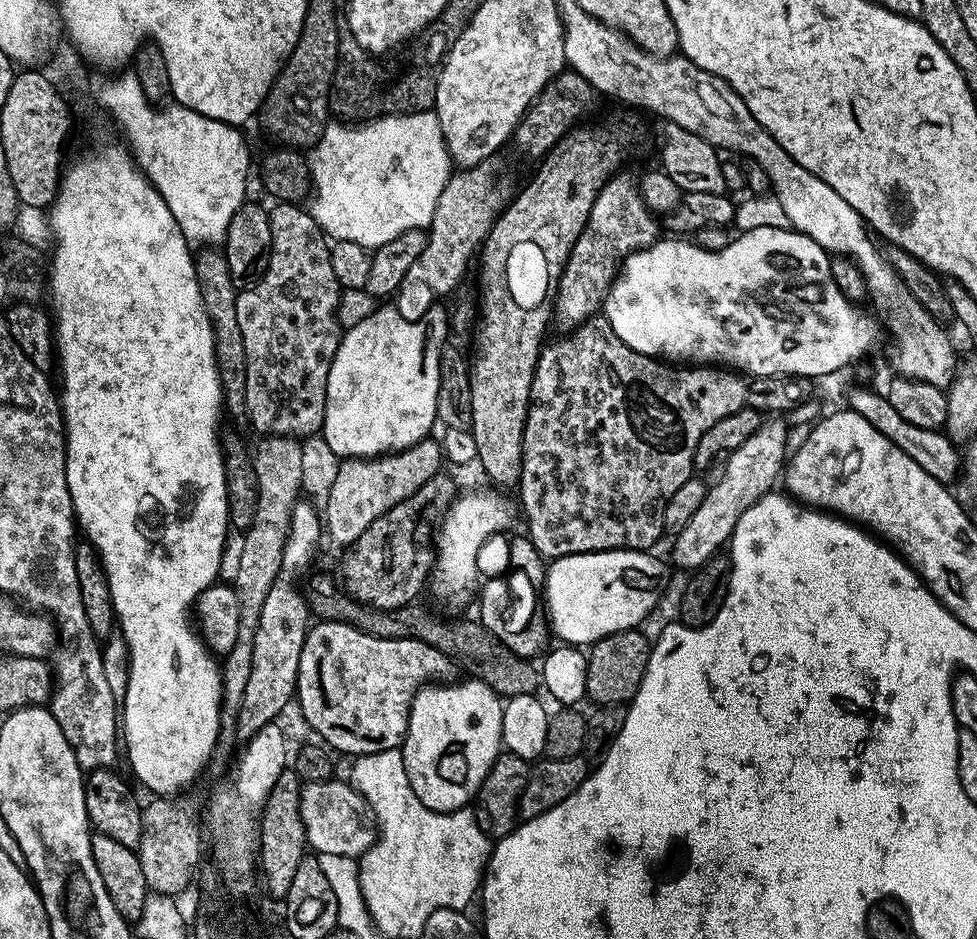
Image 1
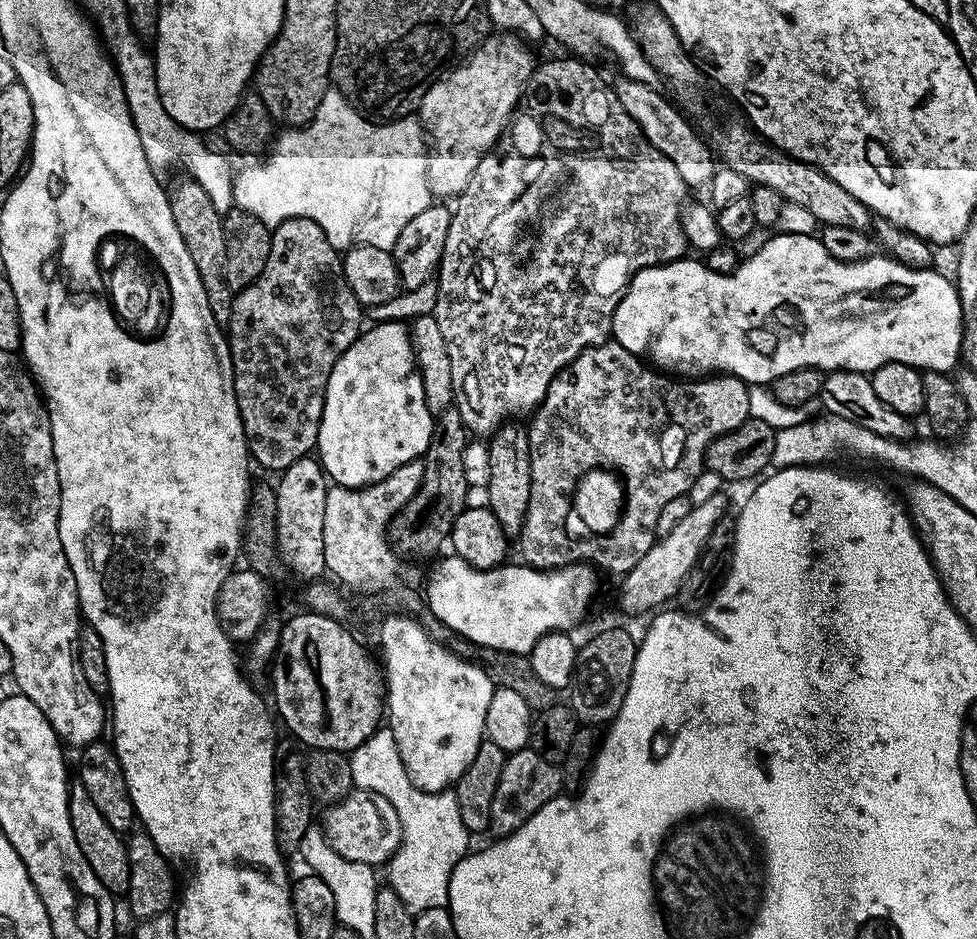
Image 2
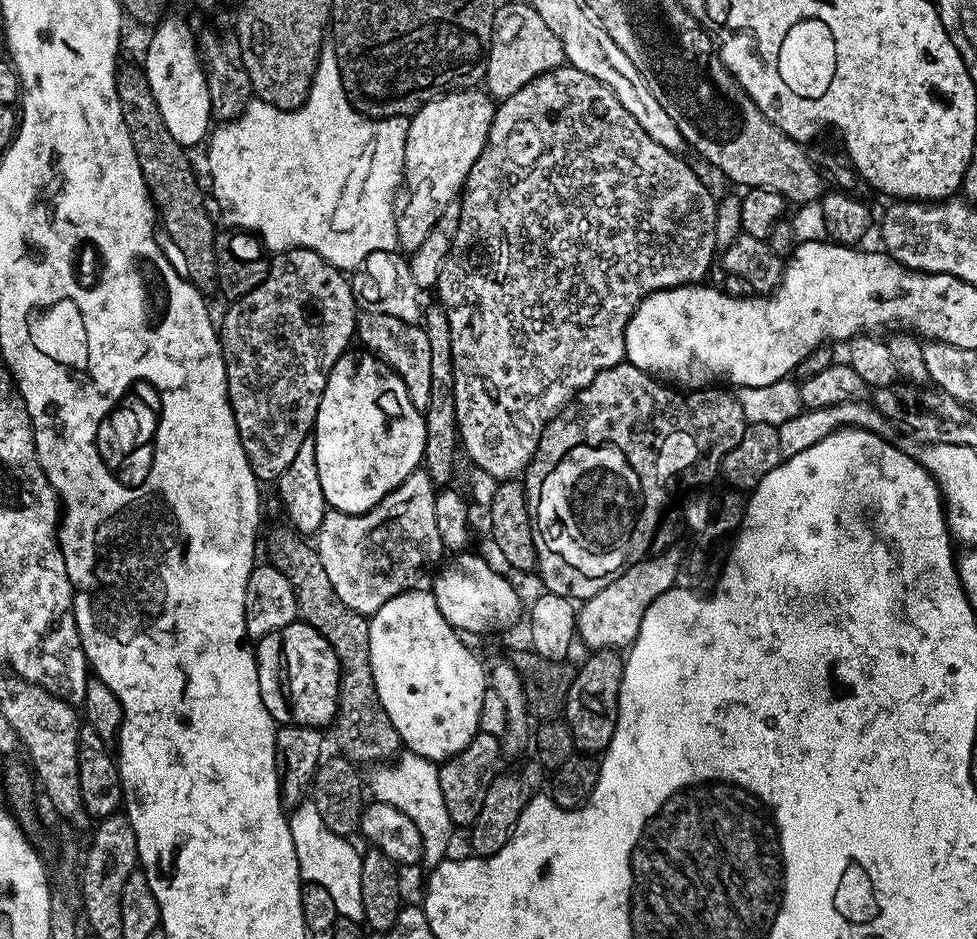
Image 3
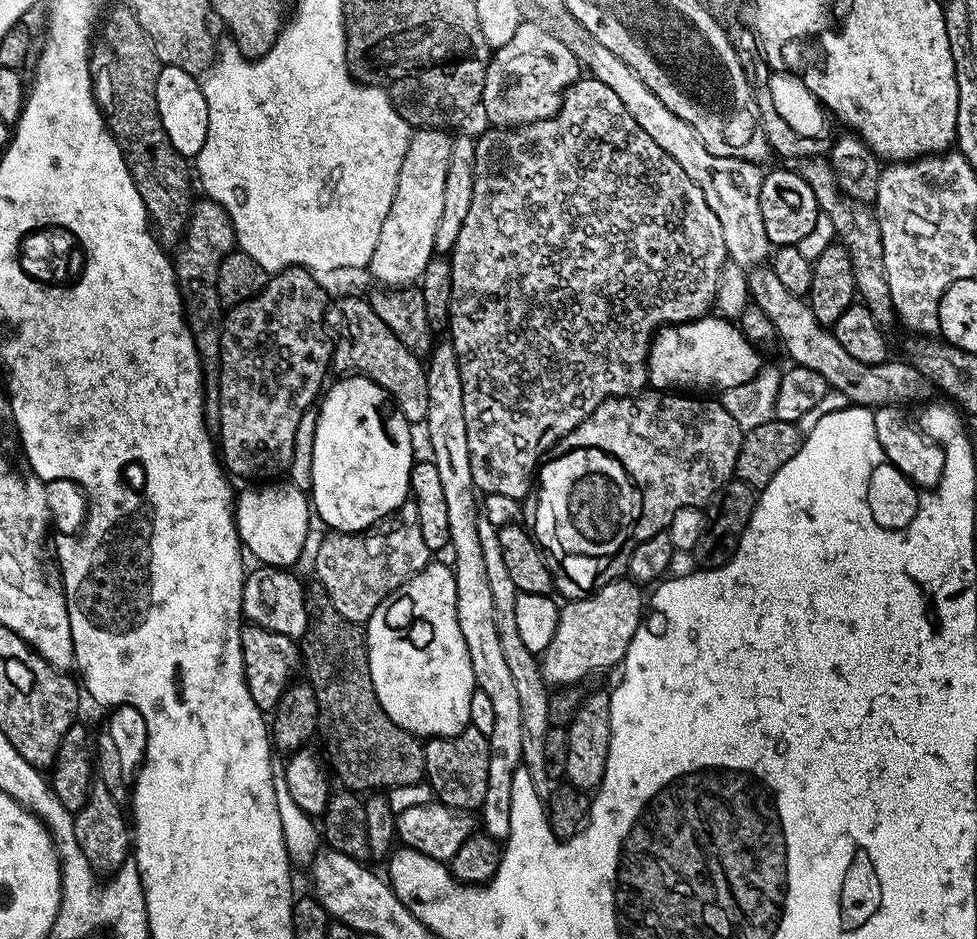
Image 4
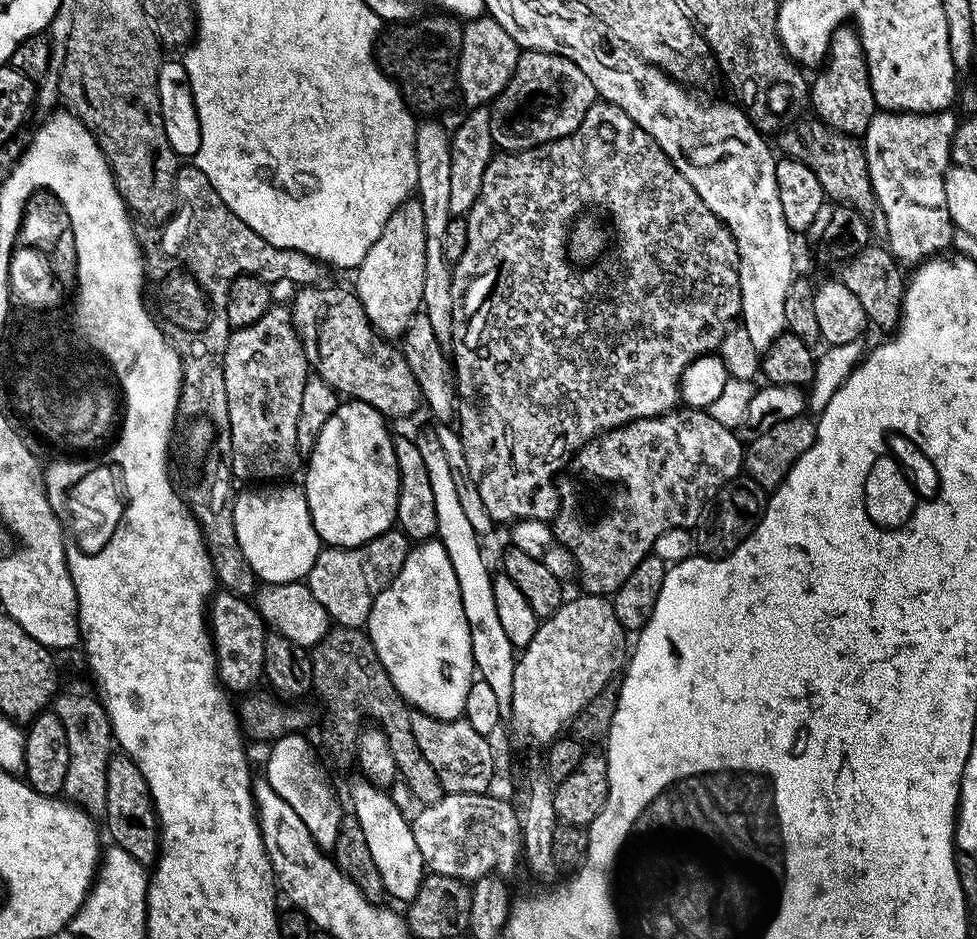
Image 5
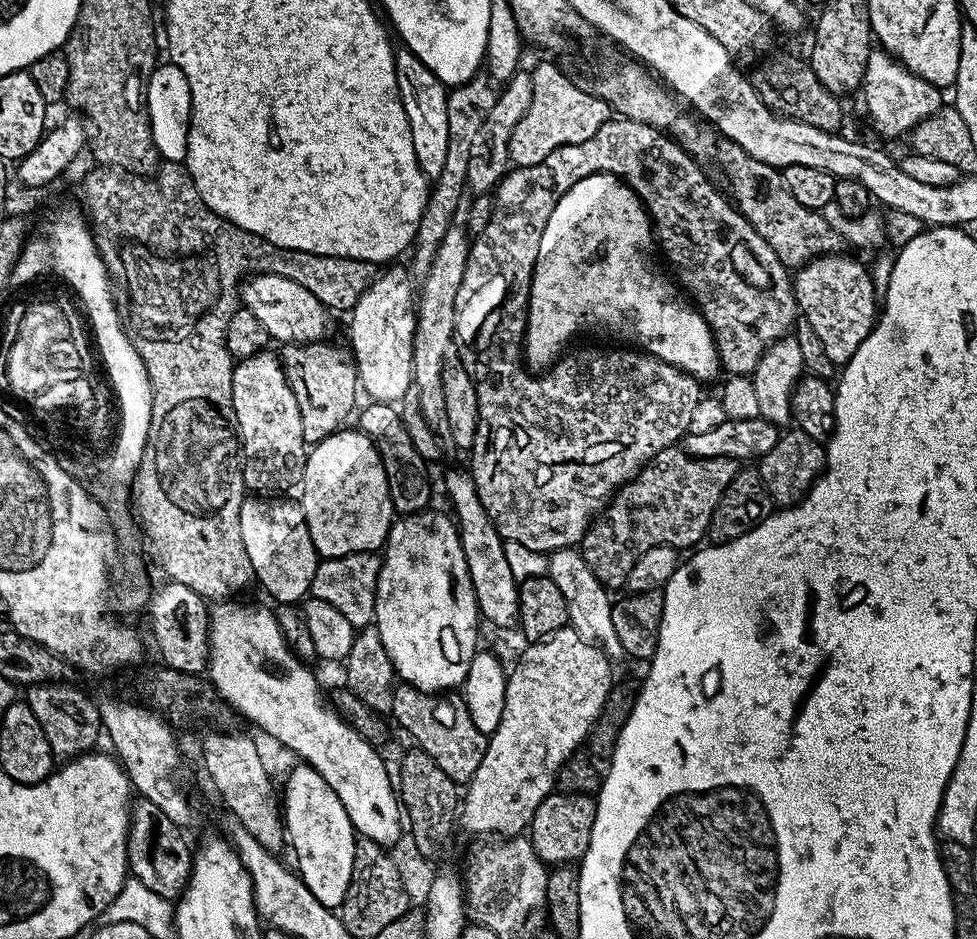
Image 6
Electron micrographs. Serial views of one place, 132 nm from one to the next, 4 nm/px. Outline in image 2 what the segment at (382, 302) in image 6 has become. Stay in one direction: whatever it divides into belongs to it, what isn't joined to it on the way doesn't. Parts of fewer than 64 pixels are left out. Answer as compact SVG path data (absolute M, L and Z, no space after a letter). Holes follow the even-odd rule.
M515 34L489 35L467 59L441 76L434 86L430 86L430 90L426 90L418 109L418 119L426 133L427 143L430 145L428 188L432 191L433 197L455 198L462 190L466 190L466 182L470 182L470 174L474 174L478 162L492 150L493 144L505 135L521 103L522 93L527 89L534 73L532 52L527 47L531 48Z

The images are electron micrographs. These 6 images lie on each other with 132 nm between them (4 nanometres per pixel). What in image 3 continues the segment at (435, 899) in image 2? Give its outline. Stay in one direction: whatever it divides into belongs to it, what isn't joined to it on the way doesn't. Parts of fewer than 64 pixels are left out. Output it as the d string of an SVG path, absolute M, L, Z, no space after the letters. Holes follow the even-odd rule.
M403 751L394 761L377 765L371 772L368 790L371 797L382 804L390 804L406 814L418 828L423 840L423 863L433 868L447 857L454 833L452 819L443 801L438 783L439 767L435 761L422 758L410 751Z

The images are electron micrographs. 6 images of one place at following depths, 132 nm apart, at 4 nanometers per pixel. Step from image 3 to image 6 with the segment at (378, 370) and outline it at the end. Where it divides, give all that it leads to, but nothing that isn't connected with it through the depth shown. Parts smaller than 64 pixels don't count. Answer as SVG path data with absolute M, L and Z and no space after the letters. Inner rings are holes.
M348 426L311 445L303 490L304 497L299 497L298 503L304 510L317 557L383 549L394 523L394 513L386 486L386 470L367 434Z

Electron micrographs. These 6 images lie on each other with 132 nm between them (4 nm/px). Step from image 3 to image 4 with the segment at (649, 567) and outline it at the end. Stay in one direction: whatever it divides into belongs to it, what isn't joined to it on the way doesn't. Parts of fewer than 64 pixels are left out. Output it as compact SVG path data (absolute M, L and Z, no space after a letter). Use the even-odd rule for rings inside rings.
M621 578L611 580L591 596L567 601L560 609L558 630L554 630L554 638L550 638L550 646L538 660L544 683L548 686L576 686L584 682L580 680L586 679L591 672L600 672L603 668L614 667L615 664L617 667L628 652L630 642L646 612L646 596L640 592L643 592L641 585L627 578Z

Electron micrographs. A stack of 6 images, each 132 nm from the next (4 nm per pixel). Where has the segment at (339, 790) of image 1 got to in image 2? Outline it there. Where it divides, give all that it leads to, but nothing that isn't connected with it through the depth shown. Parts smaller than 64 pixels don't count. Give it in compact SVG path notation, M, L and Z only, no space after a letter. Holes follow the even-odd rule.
M353 790L344 800L327 805L323 812L324 838L342 858L349 859L350 862L384 866L399 850L402 825L399 822L397 811L386 798L376 797L371 792Z

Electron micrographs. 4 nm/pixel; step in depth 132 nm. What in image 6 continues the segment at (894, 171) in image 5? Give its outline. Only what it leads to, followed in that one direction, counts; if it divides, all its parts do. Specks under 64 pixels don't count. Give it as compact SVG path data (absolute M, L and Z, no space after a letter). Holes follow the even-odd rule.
M873 50L866 62L866 74L862 85L864 104L872 115L872 124L884 136L900 136L911 133L930 114L942 106L941 89L934 87L920 76L915 76L905 64L883 50Z

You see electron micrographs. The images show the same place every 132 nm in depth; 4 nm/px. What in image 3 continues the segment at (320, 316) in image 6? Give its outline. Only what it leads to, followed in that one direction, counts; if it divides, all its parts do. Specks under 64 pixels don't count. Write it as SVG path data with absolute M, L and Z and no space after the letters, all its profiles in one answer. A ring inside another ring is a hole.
M364 312L358 320L358 340L372 355L389 364L406 382L407 393L415 408L424 411L429 408L430 378L433 374L433 354L430 352L430 338L423 325L410 324L402 318L390 318L390 314Z

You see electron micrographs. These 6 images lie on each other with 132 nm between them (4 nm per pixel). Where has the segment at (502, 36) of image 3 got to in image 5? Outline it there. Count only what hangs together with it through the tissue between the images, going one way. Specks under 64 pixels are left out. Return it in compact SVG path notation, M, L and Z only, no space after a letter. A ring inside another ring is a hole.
M521 51L510 82L499 89L496 99L490 104L492 143L501 152L525 152L527 148L551 144L553 140L560 140L578 130L582 118L586 118L586 110L590 110L590 106L597 103L597 100L590 78L586 78L586 74L582 74L582 70L578 70L570 58L558 52Z

